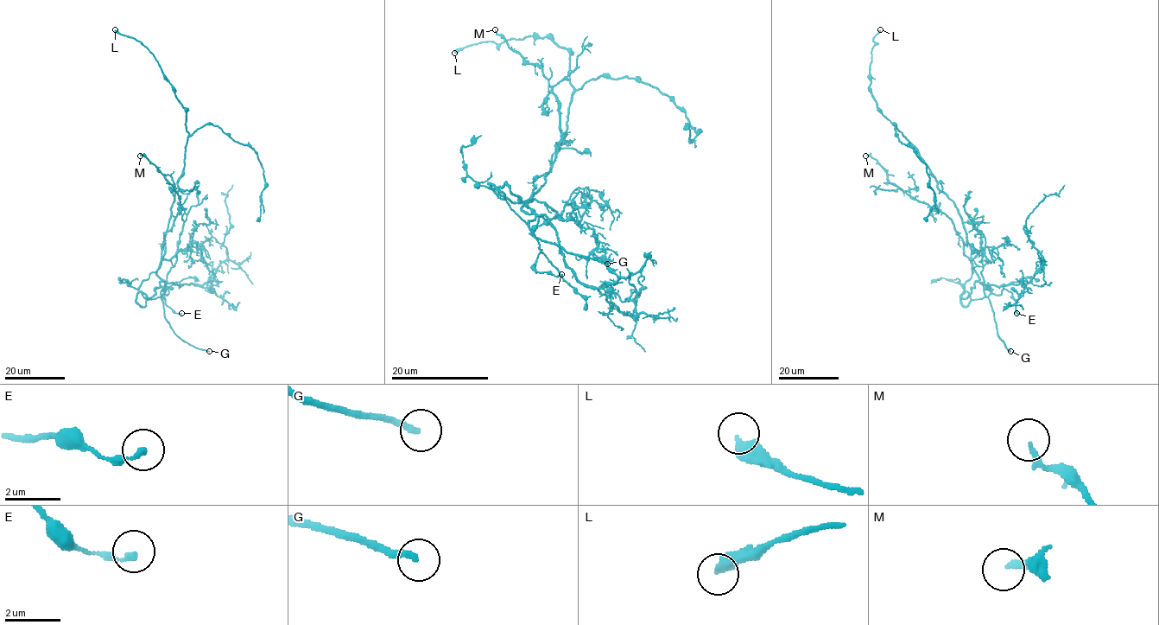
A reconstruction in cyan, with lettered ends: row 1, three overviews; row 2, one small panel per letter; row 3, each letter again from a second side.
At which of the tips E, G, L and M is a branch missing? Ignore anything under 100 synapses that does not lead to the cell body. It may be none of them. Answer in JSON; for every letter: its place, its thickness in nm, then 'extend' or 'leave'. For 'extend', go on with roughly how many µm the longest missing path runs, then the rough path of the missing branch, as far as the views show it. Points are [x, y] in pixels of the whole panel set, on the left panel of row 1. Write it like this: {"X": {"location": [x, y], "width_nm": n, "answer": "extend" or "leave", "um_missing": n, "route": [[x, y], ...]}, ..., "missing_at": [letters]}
{"E": {"location": [181, 313], "width_nm": 190, "answer": "leave"}, "G": {"location": [209, 351], "width_nm": 220, "answer": "extend", "um_missing": 25}, "L": {"location": [115, 29], "width_nm": 400, "answer": "leave"}, "M": {"location": [140, 156], "width_nm": 180, "answer": "leave"}, "missing_at": ["G"]}

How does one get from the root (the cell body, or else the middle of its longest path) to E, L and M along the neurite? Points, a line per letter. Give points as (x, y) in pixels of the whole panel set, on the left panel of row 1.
E: (167, 224), (156, 274), (165, 283), (161, 296), (168, 290), (164, 293), (165, 303), (181, 313)
L: (167, 224), (184, 166), (188, 134), (186, 111), (154, 55), (140, 41), (115, 29)
M: (167, 224), (162, 257), (164, 235), (171, 227), (180, 209), (180, 196), (159, 169), (140, 156)

